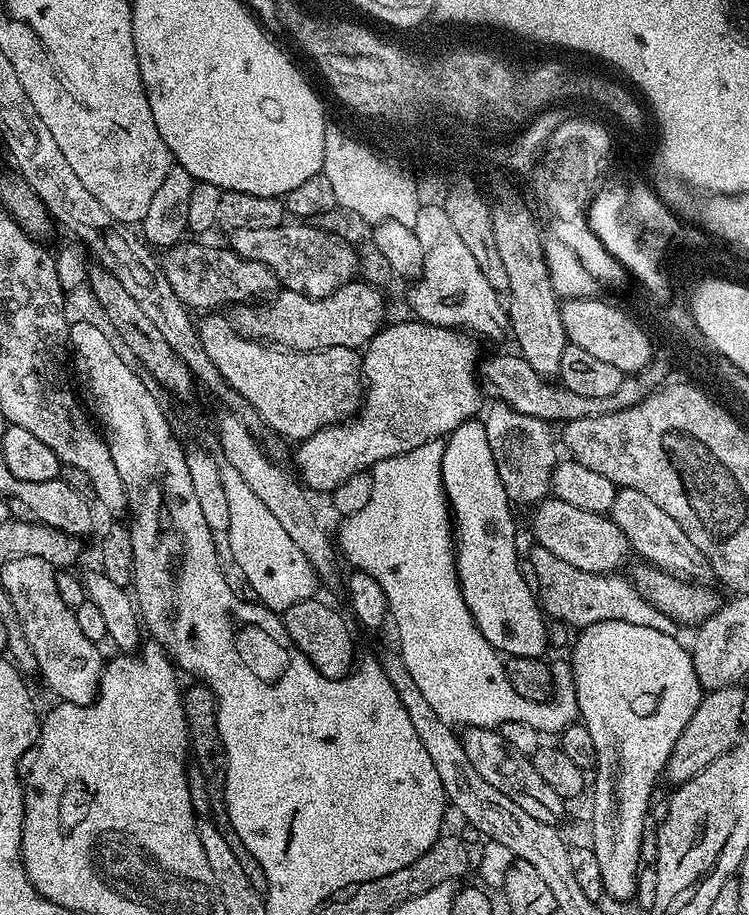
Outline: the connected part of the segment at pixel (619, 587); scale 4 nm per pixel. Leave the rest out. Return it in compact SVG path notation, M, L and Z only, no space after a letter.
M539 546L533 549L533 552L526 556L526 560L527 563L528 560L532 563L531 575L538 589L539 603L551 619L553 616L556 620L565 620L566 623L573 624L577 630L597 624L599 620L621 620L634 622L634 626L650 626L654 630L662 630L662 634L673 634L677 631L676 621L662 614L658 606L651 604L637 590L631 579L624 577L623 580L620 574L578 570L578 566L570 566L570 562L562 562L562 558L554 558L550 550Z

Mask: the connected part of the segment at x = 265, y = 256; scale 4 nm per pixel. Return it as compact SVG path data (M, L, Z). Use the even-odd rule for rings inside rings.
M285 222L265 228L237 228L231 236L232 251L247 260L262 262L262 266L269 268L289 292L297 292L315 300L326 298L343 284L353 283L358 276L355 247L342 237L316 227L312 222Z

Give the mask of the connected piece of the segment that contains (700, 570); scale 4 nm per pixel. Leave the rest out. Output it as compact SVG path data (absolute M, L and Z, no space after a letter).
M620 488L614 500L614 506L608 513L627 537L631 547L638 550L647 563L655 565L664 572L693 583L709 583L714 576L709 560L698 546L687 537L682 526L670 514L655 505L646 494L633 488Z

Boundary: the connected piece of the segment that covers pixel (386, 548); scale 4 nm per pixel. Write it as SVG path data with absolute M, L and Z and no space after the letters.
M443 439L422 442L406 454L379 460L370 470L374 482L374 494L358 514L347 517L340 528L338 548L343 559L348 559L357 572L364 572L382 586L388 599L391 623L396 623L396 636L400 639L398 653L405 660L407 670L417 682L422 695L430 702L438 717L451 726L464 728L495 728L507 721L524 721L541 734L564 732L566 726L579 719L576 683L573 668L567 660L554 660L552 664L553 699L542 703L523 698L506 678L504 663L496 664L496 704L504 708L492 708L492 664L480 664L480 644L456 644L456 632L448 632L448 620L452 616L464 616L468 620L470 610L462 598L460 583L456 577L456 550L454 525L444 495L442 482Z

